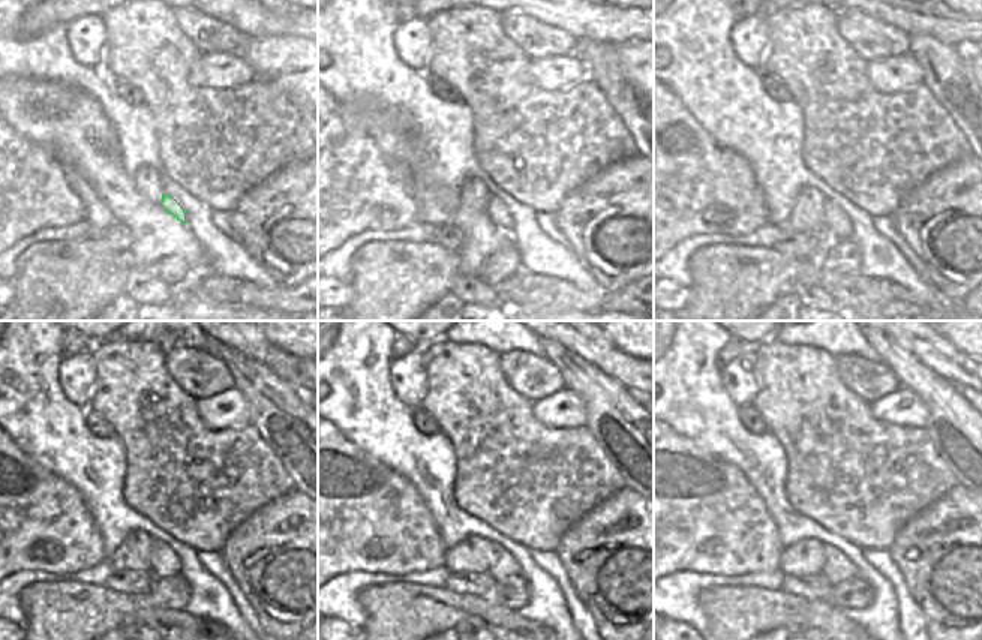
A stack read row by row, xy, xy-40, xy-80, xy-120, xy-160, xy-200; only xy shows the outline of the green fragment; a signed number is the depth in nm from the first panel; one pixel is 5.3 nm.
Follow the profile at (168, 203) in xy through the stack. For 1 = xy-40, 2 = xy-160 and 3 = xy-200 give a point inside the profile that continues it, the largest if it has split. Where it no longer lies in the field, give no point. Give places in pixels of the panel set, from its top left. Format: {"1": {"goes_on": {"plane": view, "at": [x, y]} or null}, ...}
{"1": {"goes_on": {"plane": "xy-40", "at": [499, 215]}}, "2": {"goes_on": {"plane": "xy-160", "at": [501, 564]}}, "3": {"goes_on": {"plane": "xy-200", "at": [838, 567]}}}

